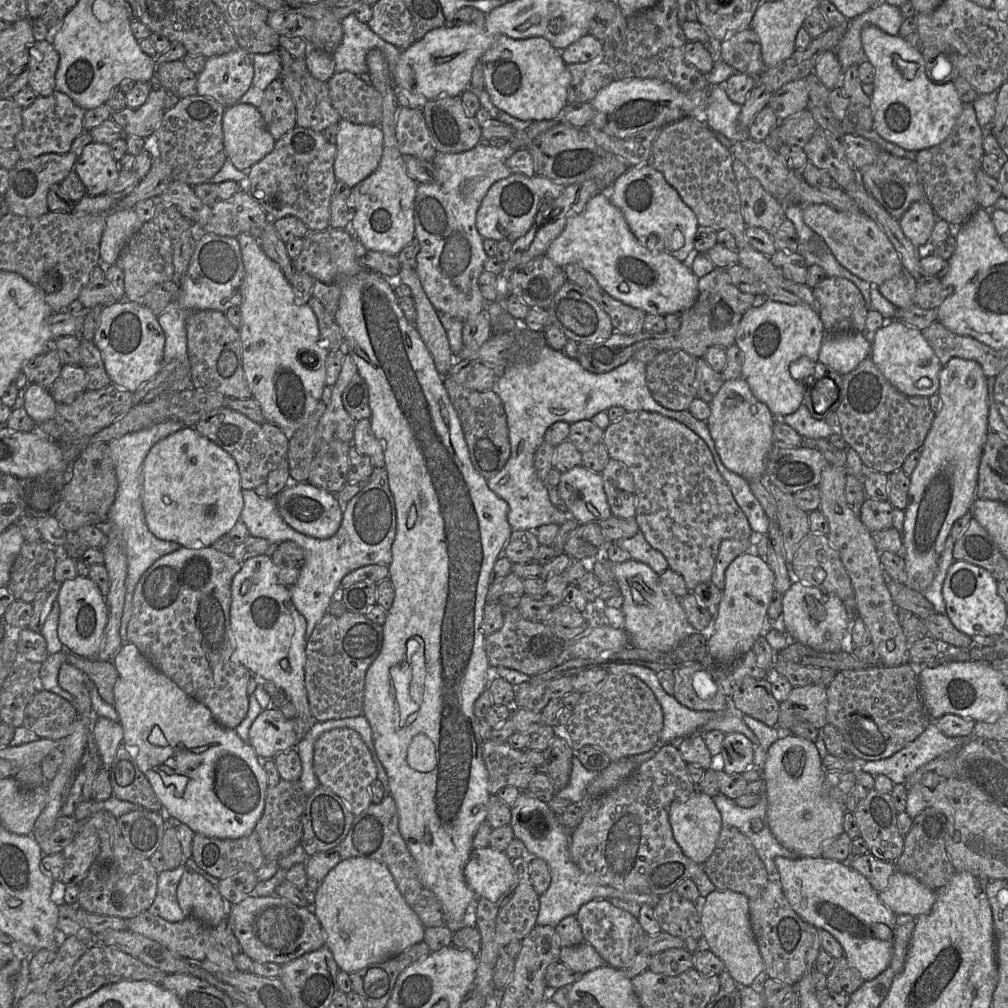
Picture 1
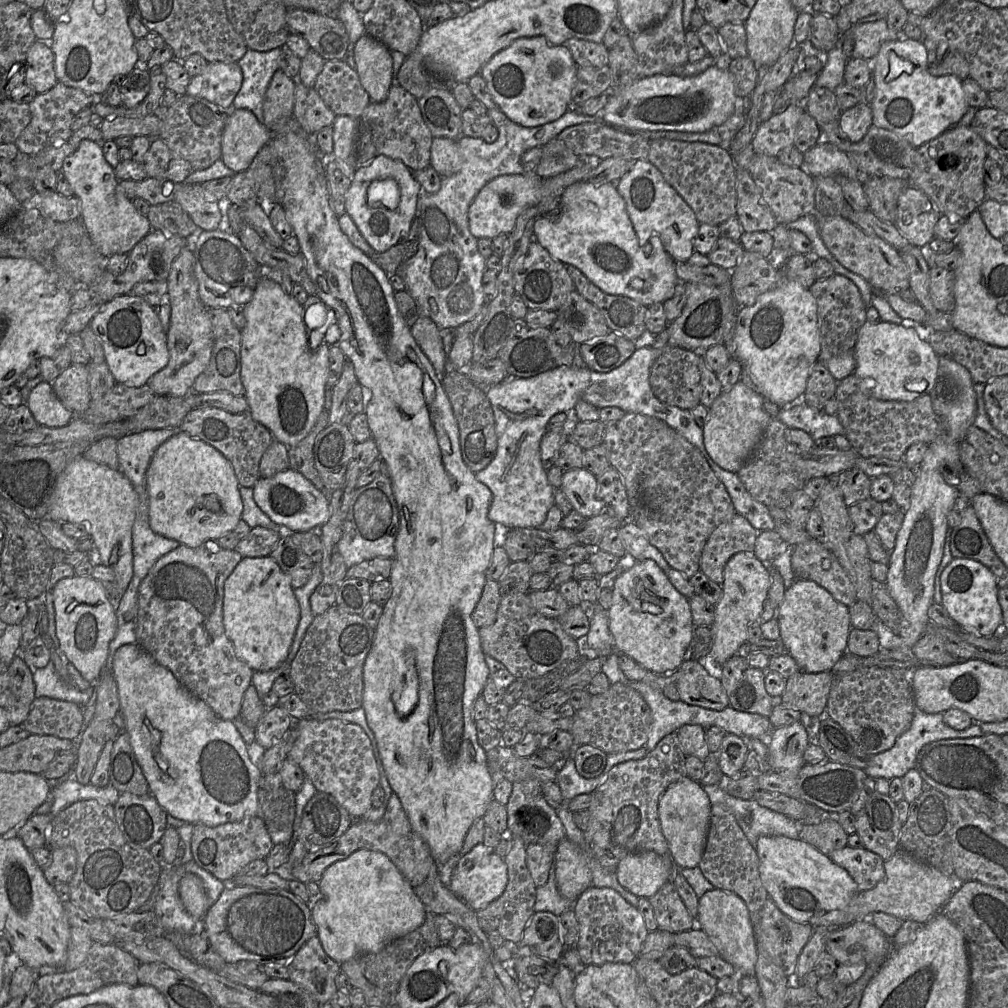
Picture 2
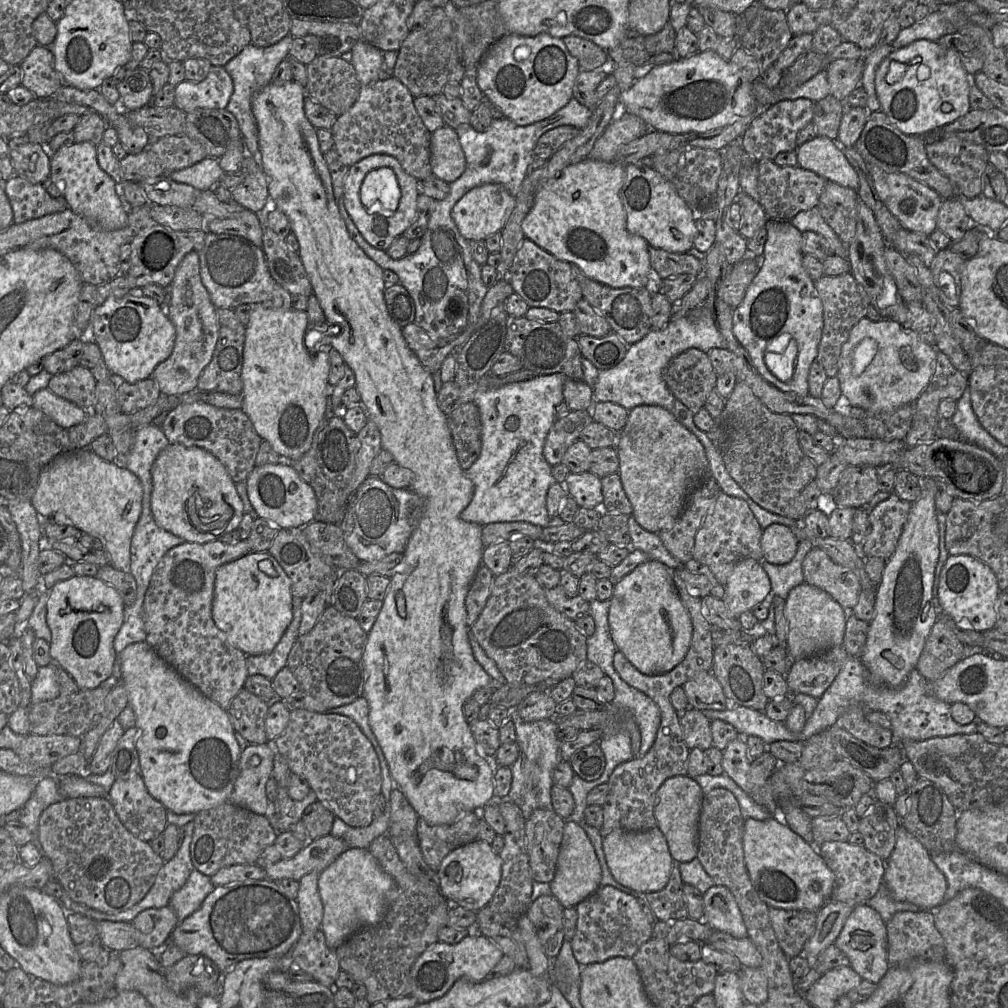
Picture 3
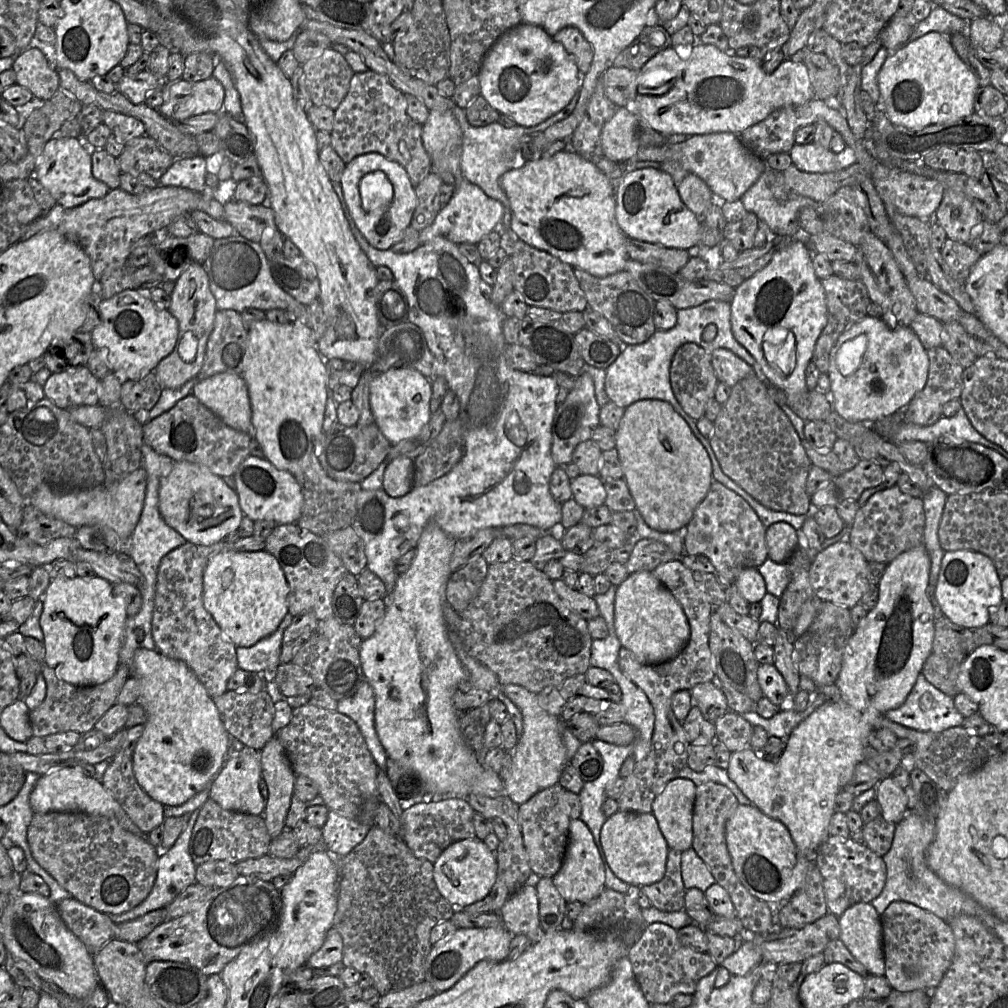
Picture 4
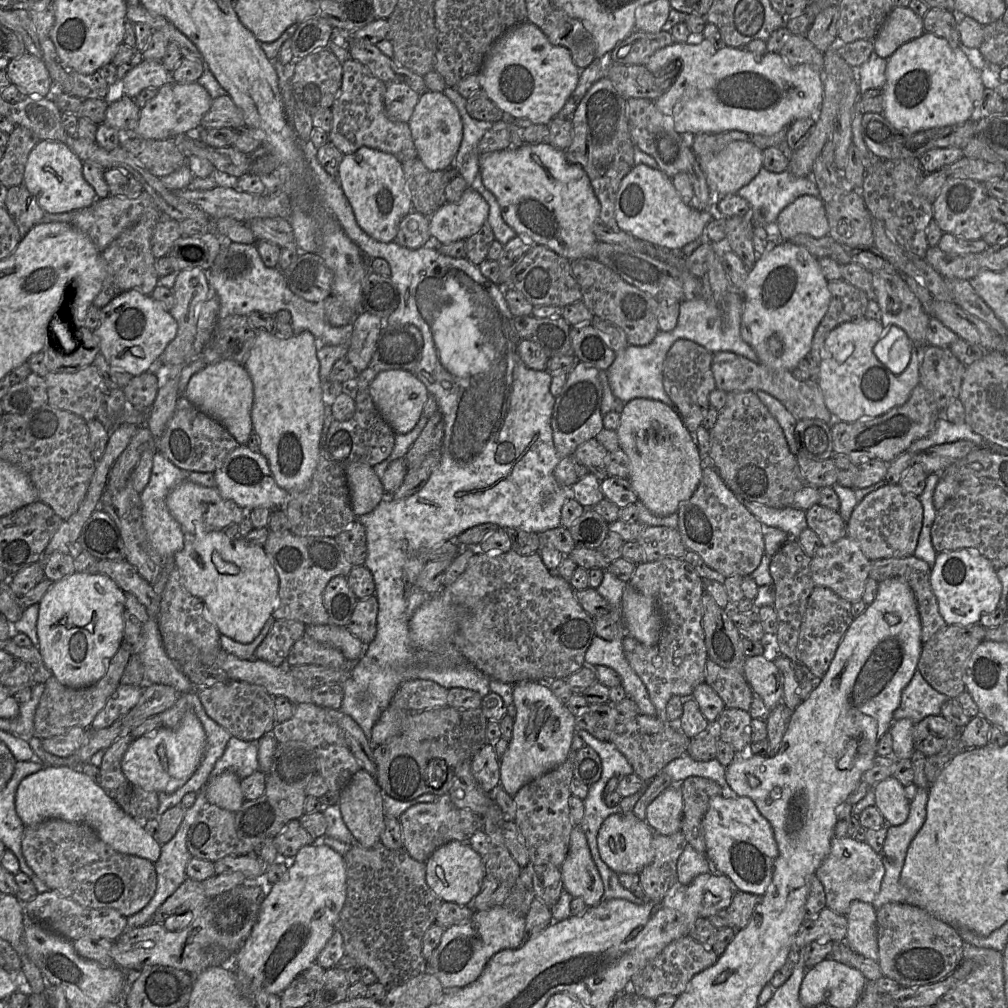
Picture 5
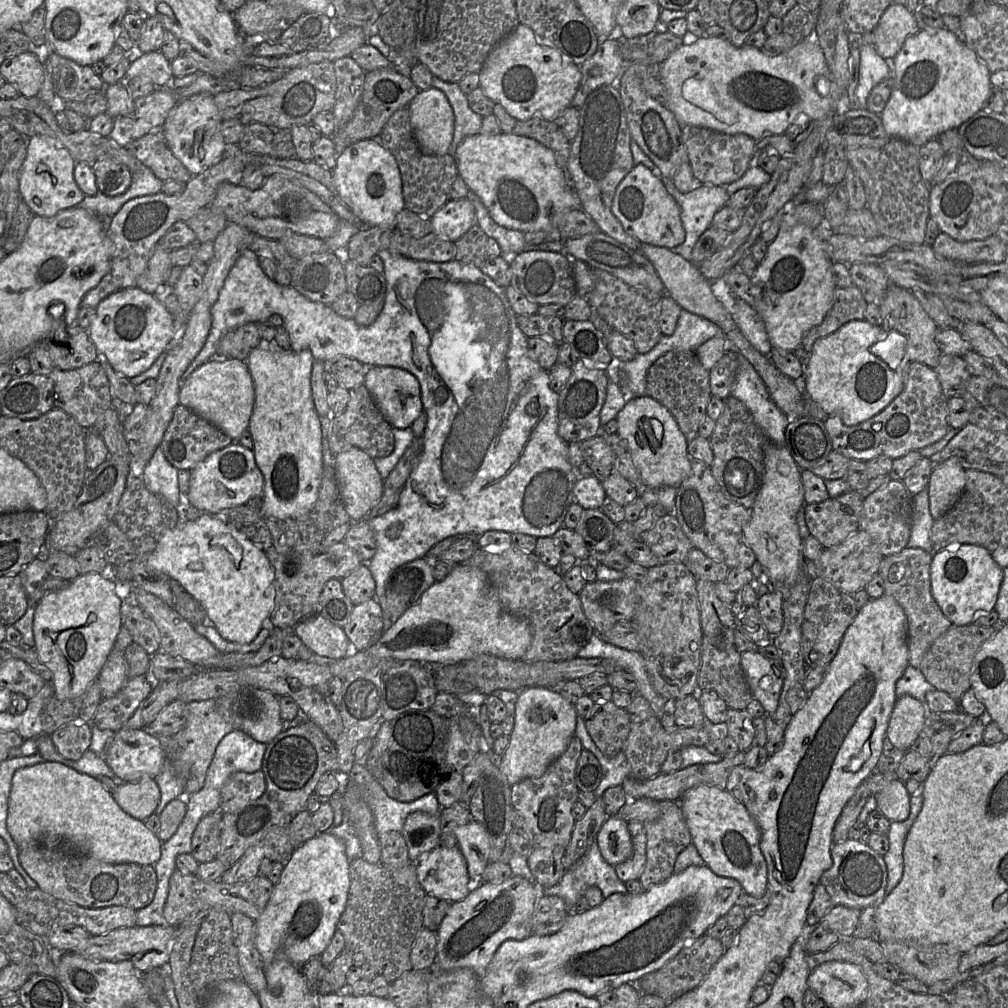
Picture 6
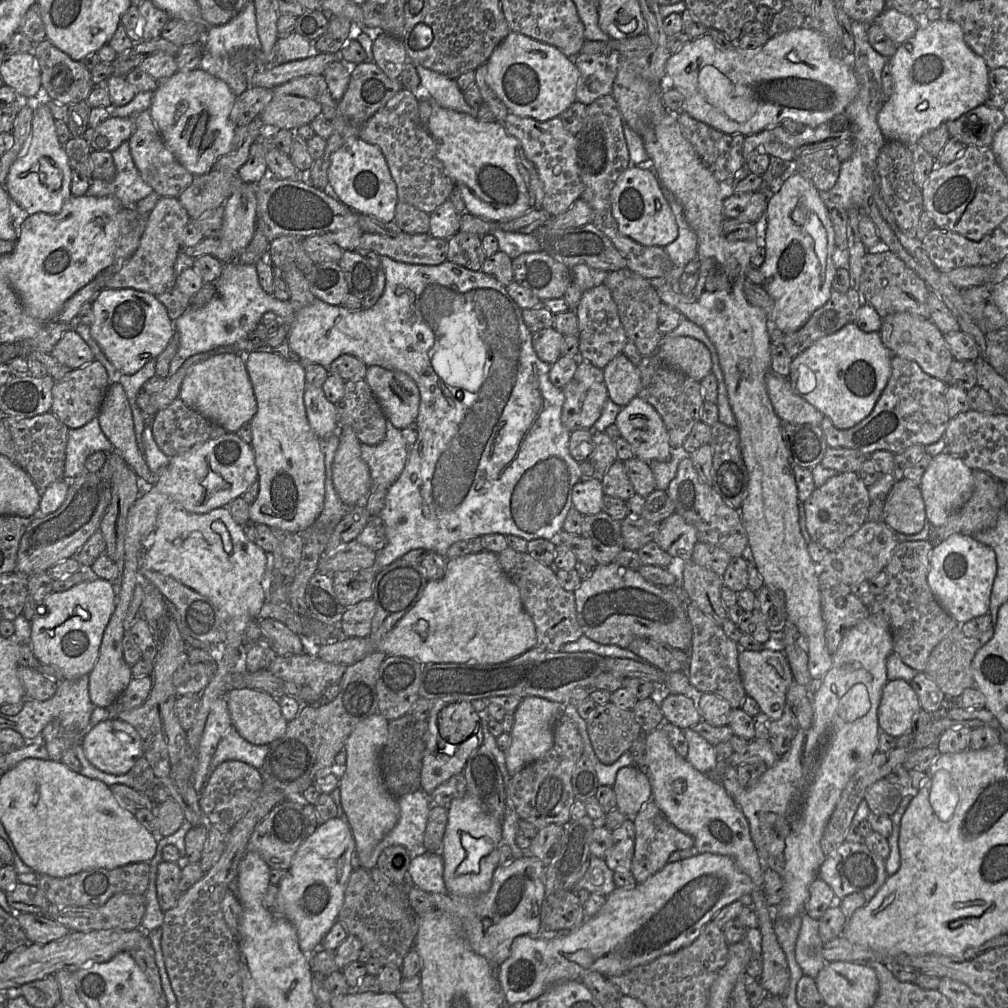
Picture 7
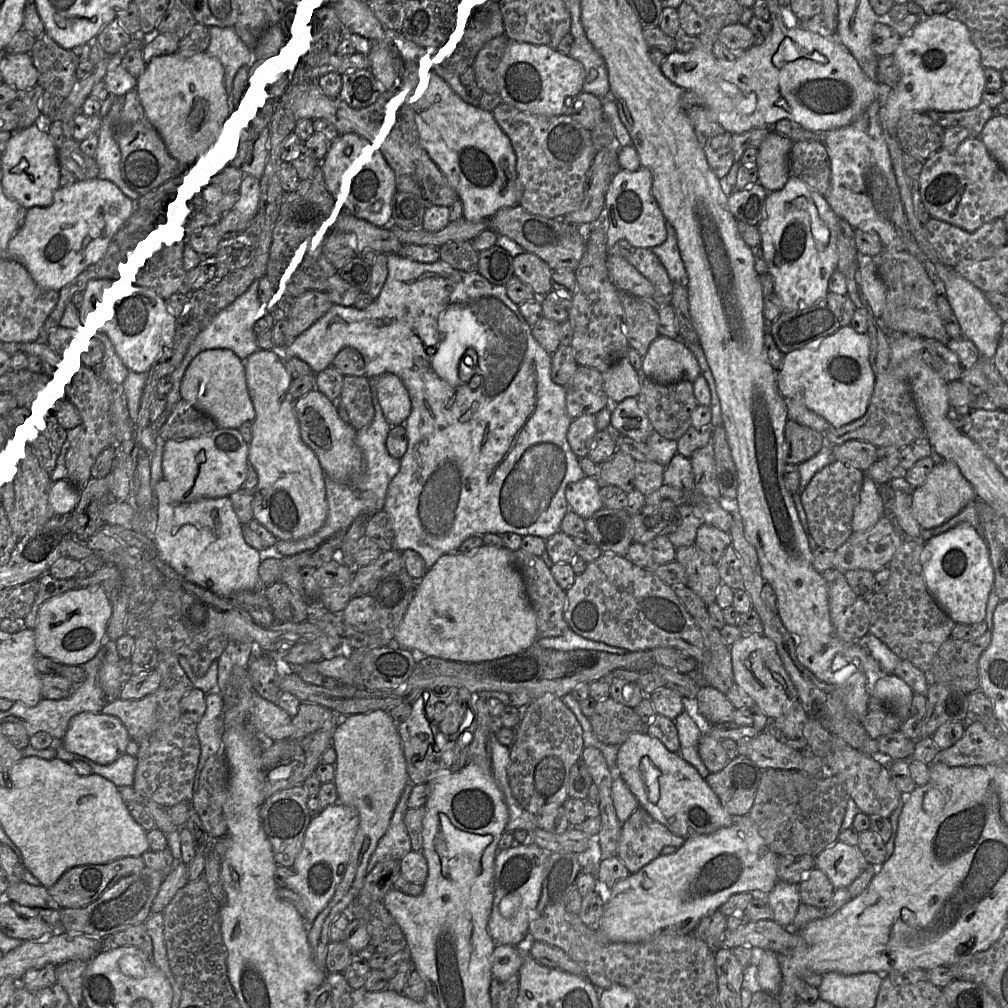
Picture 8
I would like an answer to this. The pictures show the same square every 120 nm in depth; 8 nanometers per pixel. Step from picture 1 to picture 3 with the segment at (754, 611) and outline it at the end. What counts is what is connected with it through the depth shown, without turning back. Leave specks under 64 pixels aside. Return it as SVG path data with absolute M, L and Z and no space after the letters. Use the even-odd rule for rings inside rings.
M746 558L734 566L725 586L723 600L739 619L741 613L759 606L770 592L771 583L761 563Z

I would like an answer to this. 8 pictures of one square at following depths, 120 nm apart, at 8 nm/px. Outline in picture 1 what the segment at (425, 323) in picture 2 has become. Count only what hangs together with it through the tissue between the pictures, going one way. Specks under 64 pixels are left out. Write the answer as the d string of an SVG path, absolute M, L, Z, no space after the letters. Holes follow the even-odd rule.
M401 267L401 283L409 286L415 303L417 318L415 327L427 346L439 374L447 376L455 360L451 352L446 331L429 298L425 294L416 270Z

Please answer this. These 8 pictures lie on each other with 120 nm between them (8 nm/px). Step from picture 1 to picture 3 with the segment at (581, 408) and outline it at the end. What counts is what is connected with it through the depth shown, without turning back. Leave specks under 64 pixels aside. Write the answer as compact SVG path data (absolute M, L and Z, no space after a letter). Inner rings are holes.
M699 305L689 311L686 316L670 320L661 330L652 329L640 341L628 345L625 357L621 362L613 368L599 370L596 384L593 387L594 401L617 403L628 411L640 405L657 405L668 410L682 425L691 431L704 446L709 462L709 475L716 480L722 492L729 496L743 499L748 504L763 530L771 524L782 524L790 528L795 527L795 524L801 523L802 520L793 520L767 511L755 503L748 494L742 490L728 473L721 451L710 437L695 425L694 413L668 389L663 378L664 369L675 356L690 348L698 348L705 353L708 353L714 348L728 348L727 342L716 324L715 310ZM560 373L539 375L475 394L473 402L481 417L482 448L478 459L465 471L474 484L474 495L460 514L462 520L481 526L495 522L528 522L541 527L552 524L554 519L548 515L546 496L555 480L552 466L544 458L543 448L549 430L556 421L556 407L564 401L563 387L567 379L566 375Z

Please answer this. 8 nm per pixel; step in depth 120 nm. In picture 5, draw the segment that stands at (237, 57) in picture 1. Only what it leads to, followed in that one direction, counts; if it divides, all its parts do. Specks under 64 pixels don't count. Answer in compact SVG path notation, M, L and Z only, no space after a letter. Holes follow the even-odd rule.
M172 80L169 83L164 84L163 86L159 87L158 92L155 95L155 97L153 97L151 100L149 100L144 107L140 108L140 115L139 115L137 127L131 134L124 134L124 135L134 135L134 136L137 136L140 138L145 138L145 139L161 139L162 140L162 139L173 139L173 137L175 137L178 134L186 133L190 130L197 130L200 128L200 123L201 123L203 116L209 111L212 101L213 101L213 98L211 97L209 92L206 90L205 87L203 87L199 83L197 83L197 82L179 83L179 82Z

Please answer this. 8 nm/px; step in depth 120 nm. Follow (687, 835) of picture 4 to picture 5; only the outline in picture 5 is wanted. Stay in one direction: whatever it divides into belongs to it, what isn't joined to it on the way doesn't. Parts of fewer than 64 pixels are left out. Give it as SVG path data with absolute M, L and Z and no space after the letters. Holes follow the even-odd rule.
M672 782L646 809L646 822L655 833L671 835L681 830L682 782Z

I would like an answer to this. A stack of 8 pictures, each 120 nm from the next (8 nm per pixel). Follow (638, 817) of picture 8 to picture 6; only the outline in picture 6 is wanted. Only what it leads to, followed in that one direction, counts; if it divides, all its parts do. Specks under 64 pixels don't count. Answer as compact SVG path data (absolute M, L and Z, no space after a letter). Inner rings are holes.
M679 800L660 801L661 814L651 822L643 823L646 833L646 861L639 877L643 890L658 885L674 874L674 864L677 856L692 843L689 828L685 822Z

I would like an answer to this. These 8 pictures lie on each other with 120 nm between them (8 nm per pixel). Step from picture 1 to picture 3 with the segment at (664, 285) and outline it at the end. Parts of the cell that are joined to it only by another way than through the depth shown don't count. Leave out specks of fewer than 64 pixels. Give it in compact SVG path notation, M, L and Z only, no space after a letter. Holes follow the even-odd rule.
M589 158L566 167L559 177L548 180L538 189L533 206L522 222L522 230L525 238L557 259L575 264L592 280L612 288L646 287L653 295L660 292L663 279L652 270L648 242L627 229L626 212L621 199L625 167L617 161L604 162Z

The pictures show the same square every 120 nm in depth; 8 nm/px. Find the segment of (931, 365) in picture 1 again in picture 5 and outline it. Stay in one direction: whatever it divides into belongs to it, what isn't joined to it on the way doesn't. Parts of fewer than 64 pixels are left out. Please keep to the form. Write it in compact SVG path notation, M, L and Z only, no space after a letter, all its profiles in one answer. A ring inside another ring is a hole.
M863 317L837 326L826 338L817 383L823 393L825 405L835 420L853 423L885 414L903 405L920 383L923 348L914 346L906 369L900 374L893 374L873 351L885 334L885 327L880 321Z

